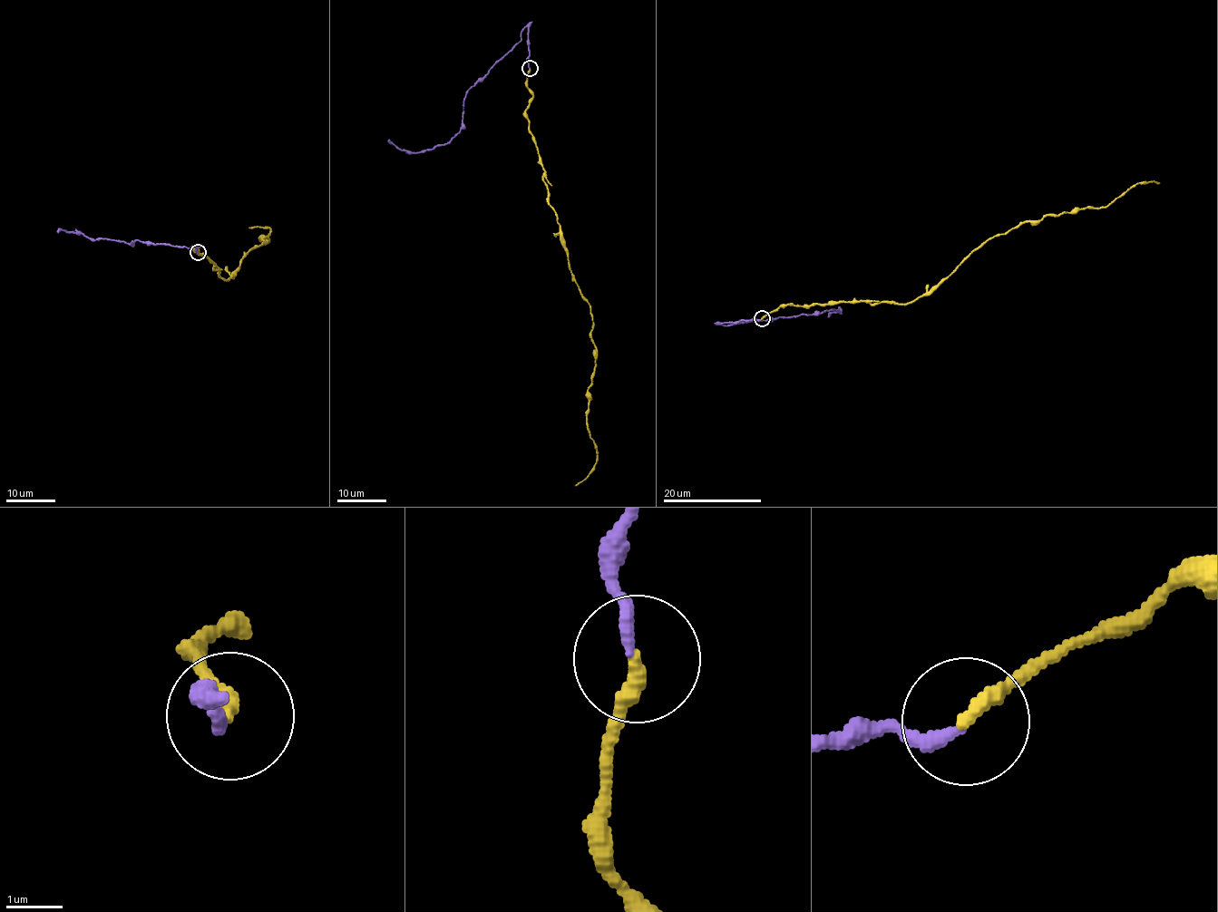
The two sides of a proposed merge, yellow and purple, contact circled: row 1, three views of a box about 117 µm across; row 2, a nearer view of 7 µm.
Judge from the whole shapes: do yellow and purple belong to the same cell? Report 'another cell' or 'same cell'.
same cell

